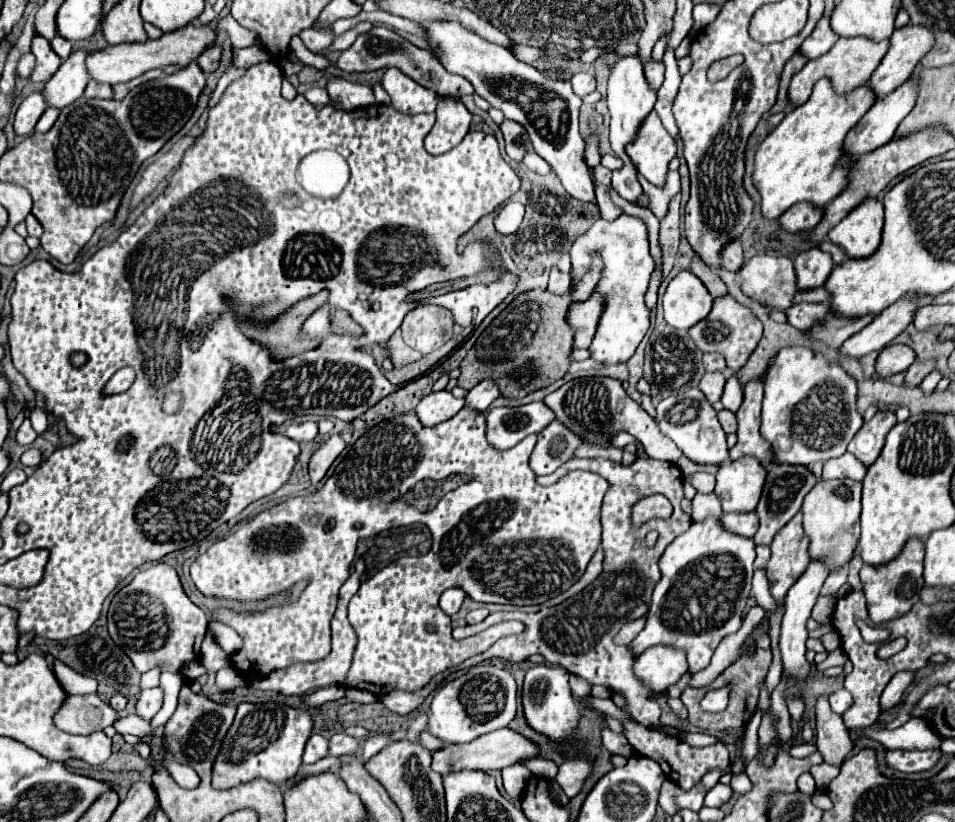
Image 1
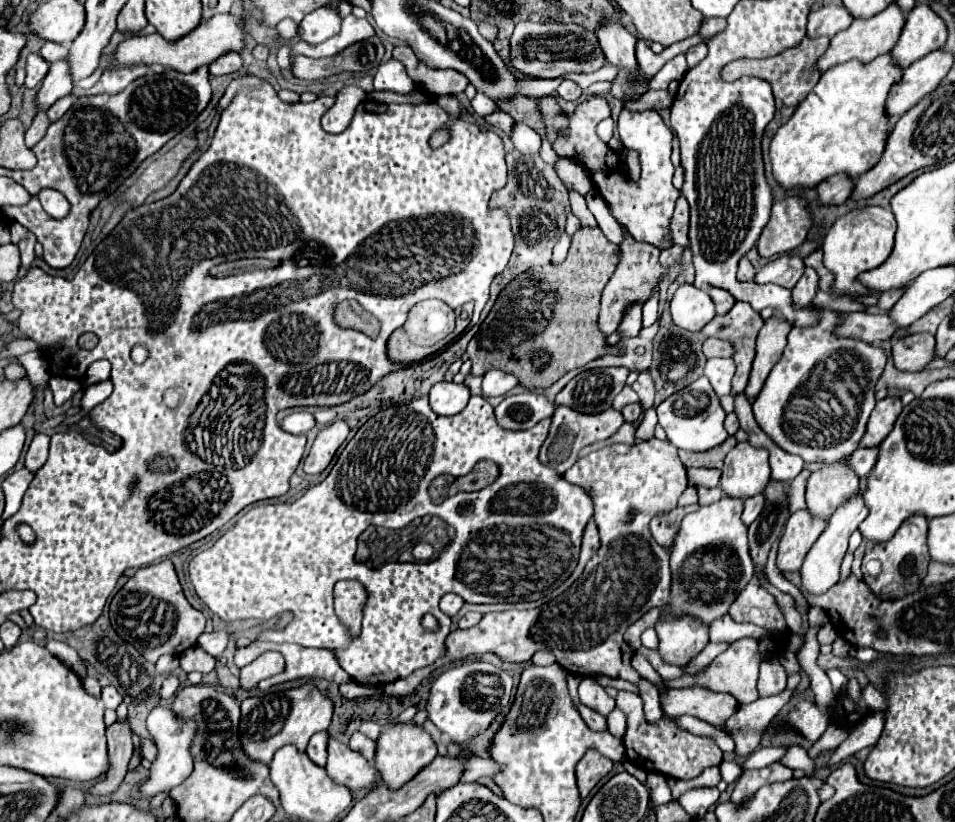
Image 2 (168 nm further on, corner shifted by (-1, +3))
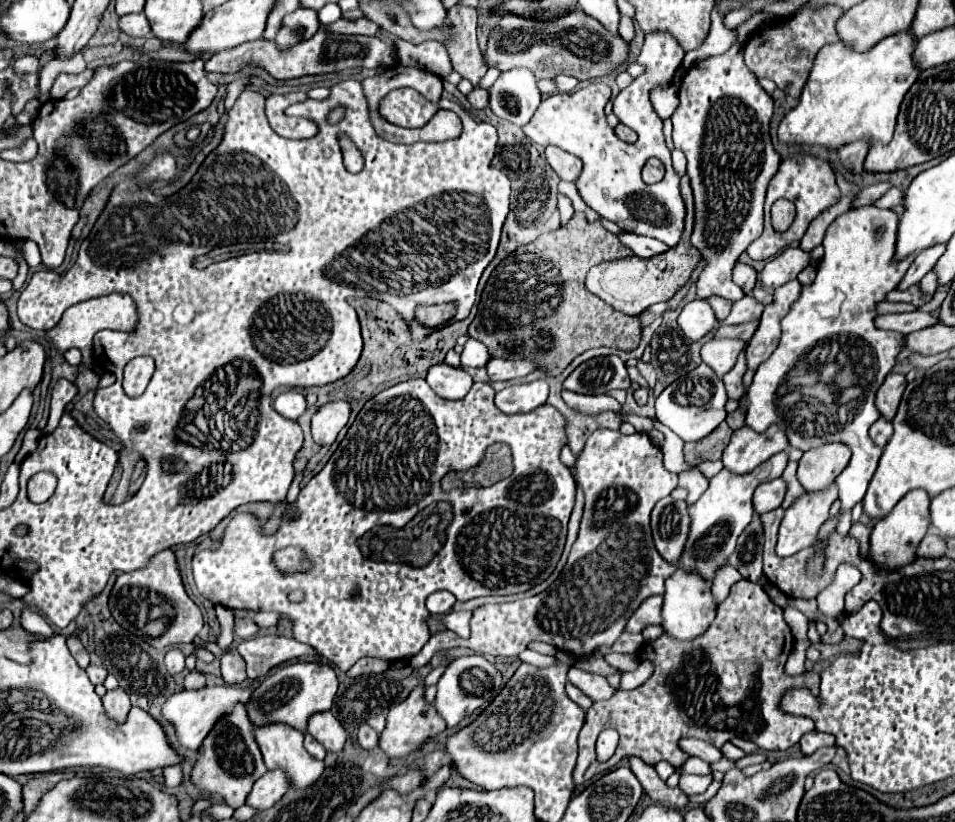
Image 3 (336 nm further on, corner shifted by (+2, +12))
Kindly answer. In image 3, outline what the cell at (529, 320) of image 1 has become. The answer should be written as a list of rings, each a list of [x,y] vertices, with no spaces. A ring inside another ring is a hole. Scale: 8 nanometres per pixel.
[[[573,213],[567,225],[541,235],[529,245],[519,245],[493,269],[481,293],[477,315],[469,325],[469,337],[481,341],[489,349],[491,357],[531,359],[539,365],[541,371],[549,375],[559,375],[577,355],[593,347],[615,347],[621,351],[637,349],[643,329],[639,317],[625,315],[605,305],[605,301],[601,301],[599,297],[585,293],[585,273],[593,265],[631,255],[633,251],[625,247],[613,233],[609,233],[599,221],[587,221],[585,213]]]

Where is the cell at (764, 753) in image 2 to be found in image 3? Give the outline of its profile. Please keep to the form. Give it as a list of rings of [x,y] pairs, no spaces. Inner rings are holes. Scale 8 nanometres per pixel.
[[[713,780],[711,785],[708,787],[708,789],[700,795],[694,795],[689,797],[689,801],[691,803],[706,803],[708,802],[712,797],[714,797],[719,790],[719,787],[721,787],[721,781]]]

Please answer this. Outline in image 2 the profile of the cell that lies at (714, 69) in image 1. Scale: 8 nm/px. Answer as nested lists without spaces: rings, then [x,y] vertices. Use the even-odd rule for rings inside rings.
[[[804,38],[798,46],[774,56],[774,58],[766,58],[766,60],[734,60],[730,64],[726,64],[722,68],[722,78],[726,82],[732,82],[734,78],[740,78],[742,74],[750,74],[750,76],[762,76],[764,80],[768,80],[774,88],[774,96],[780,98],[784,102],[784,106],[798,106],[808,92],[816,86],[820,74],[816,70],[816,60],[826,52],[830,40],[828,38]]]

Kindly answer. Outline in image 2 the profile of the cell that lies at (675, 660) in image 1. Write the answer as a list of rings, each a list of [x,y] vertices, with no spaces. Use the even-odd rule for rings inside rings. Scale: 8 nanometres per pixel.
[[[696,618],[658,620],[658,654],[666,664],[686,666],[708,644],[708,626]]]

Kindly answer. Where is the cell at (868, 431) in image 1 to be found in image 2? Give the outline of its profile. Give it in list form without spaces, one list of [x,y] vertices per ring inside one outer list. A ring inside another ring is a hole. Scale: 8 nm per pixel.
[[[900,398],[880,400],[868,420],[866,434],[860,440],[860,448],[876,448],[886,438],[886,434],[892,430],[900,412],[902,412]]]

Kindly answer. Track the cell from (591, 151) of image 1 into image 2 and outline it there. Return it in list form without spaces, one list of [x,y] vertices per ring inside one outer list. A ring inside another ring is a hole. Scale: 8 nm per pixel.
[[[609,117],[602,120],[597,125],[596,132],[602,141],[604,141],[605,143],[608,143],[609,140],[612,138],[613,130],[614,130],[614,122],[612,118]]]

